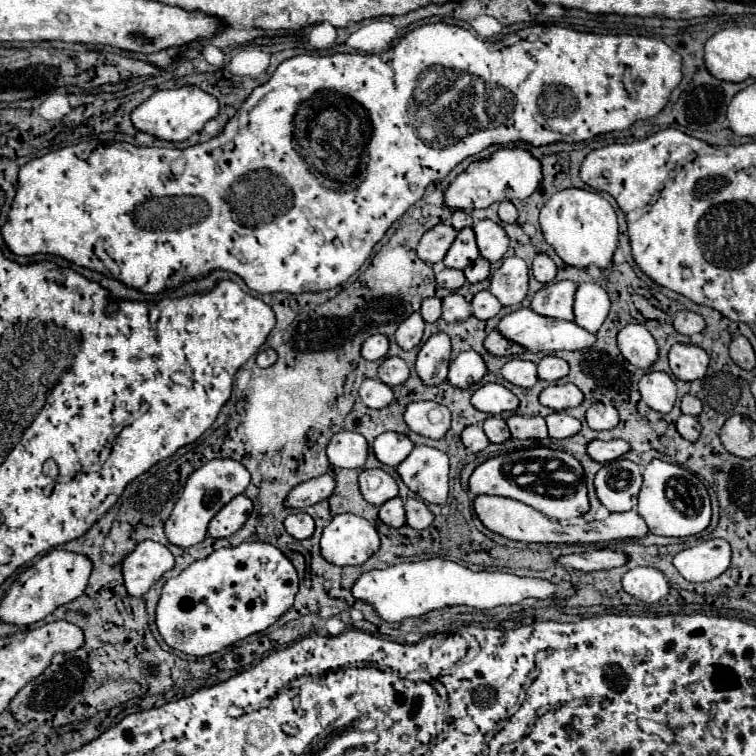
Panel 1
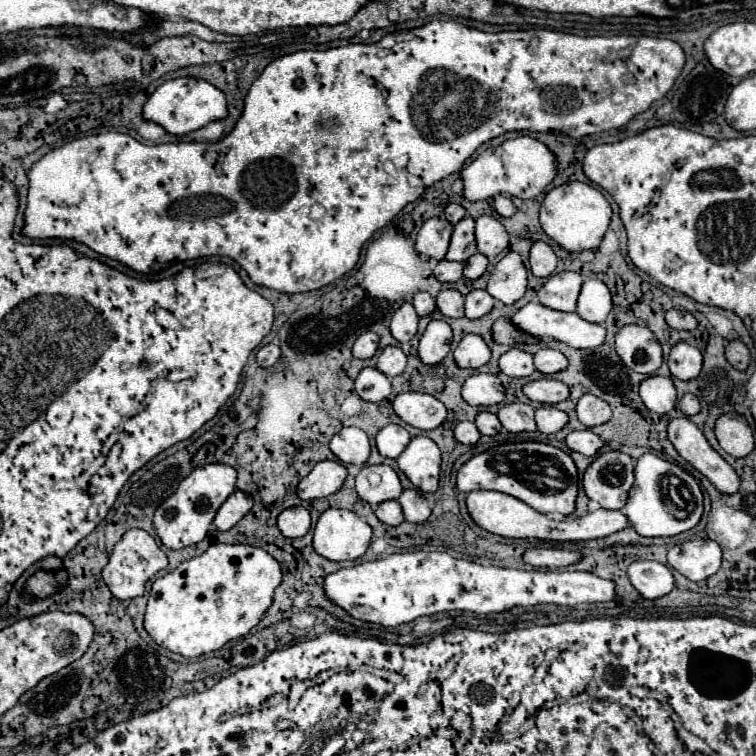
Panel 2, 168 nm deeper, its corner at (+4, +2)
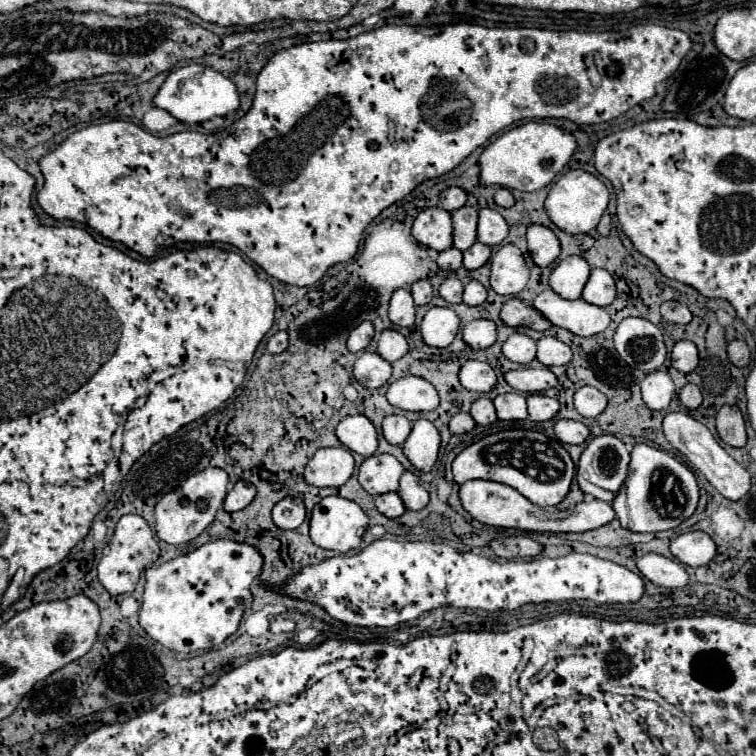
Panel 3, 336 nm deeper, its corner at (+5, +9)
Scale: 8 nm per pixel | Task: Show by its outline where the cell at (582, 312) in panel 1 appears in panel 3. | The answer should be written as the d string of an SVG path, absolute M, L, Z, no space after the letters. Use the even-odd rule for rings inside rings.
M591 269L589 281L581 295L583 301L589 301L597 307L607 307L615 299L615 281L605 269Z

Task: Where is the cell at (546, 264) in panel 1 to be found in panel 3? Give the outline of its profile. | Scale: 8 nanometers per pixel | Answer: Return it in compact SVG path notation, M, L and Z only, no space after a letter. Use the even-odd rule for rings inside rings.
M531 225L527 229L527 245L533 263L539 267L549 267L561 251L555 233L543 225Z

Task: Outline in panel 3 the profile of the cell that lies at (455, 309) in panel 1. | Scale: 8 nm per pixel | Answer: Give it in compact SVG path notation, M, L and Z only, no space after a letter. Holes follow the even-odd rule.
M445 279L439 287L439 295L447 301L447 303L461 303L461 295L463 295L463 285L459 279Z

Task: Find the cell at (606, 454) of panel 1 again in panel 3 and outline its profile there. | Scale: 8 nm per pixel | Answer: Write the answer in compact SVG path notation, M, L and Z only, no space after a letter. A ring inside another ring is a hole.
M561 419L555 423L555 435L561 443L569 443L569 445L581 445L585 443L585 439L589 437L589 429L579 423L579 421L569 421L569 419Z

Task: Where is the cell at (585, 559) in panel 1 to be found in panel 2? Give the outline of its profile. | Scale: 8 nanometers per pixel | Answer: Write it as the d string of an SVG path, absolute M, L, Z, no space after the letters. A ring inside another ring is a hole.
M530 548L522 554L522 560L536 568L564 568L580 560L578 552L562 550L562 548Z

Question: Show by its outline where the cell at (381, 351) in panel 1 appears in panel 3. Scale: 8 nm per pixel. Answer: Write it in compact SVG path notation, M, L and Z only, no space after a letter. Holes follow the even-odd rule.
M363 321L359 327L355 327L347 339L347 349L353 353L365 351L367 345L373 339L373 325L369 321Z

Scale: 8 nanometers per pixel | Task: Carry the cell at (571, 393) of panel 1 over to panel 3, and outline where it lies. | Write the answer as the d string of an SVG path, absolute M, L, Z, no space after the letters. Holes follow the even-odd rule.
M525 367L525 369L517 369L517 371L507 371L505 379L515 391L529 393L529 395L543 393L557 385L557 377L547 367L541 367L541 369Z

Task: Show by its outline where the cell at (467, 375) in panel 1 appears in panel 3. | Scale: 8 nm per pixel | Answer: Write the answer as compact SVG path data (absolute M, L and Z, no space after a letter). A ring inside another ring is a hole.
M475 319L475 321L469 321L469 323L463 327L463 341L465 341L473 351L491 347L491 345L495 343L495 339L497 339L495 323L489 321L489 319Z

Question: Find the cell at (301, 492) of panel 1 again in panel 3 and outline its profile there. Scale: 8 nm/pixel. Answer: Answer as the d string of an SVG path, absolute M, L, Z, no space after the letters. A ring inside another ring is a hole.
M345 447L319 449L305 467L305 481L315 487L341 487L353 475L353 455Z

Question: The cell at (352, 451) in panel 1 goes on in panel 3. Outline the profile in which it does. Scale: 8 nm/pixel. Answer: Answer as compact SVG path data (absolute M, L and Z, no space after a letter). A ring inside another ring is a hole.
M353 415L345 417L337 429L337 439L353 453L359 453L363 457L371 457L377 449L377 431L373 423L365 415Z

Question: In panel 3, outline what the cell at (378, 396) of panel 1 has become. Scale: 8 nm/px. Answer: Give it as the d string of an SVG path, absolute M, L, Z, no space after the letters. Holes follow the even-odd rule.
M365 351L355 361L353 375L365 389L379 389L379 387L383 387L389 381L391 365L385 359L381 359L377 353Z

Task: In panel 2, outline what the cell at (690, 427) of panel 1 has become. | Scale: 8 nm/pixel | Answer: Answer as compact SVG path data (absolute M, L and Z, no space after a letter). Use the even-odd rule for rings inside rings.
M674 418L668 424L668 440L676 452L690 462L698 472L702 472L718 492L736 494L740 488L740 478L736 470L710 446L702 430L688 418Z

